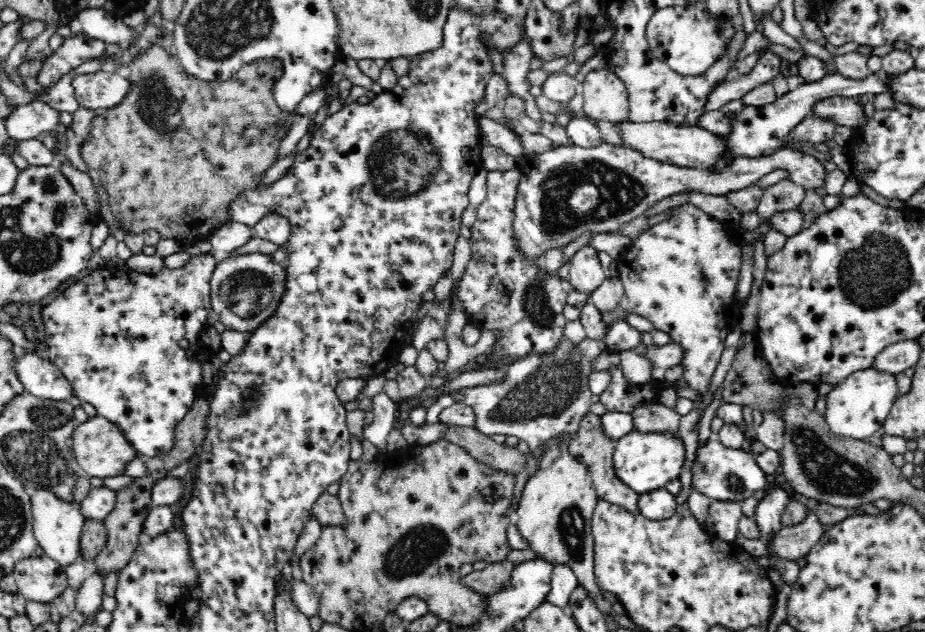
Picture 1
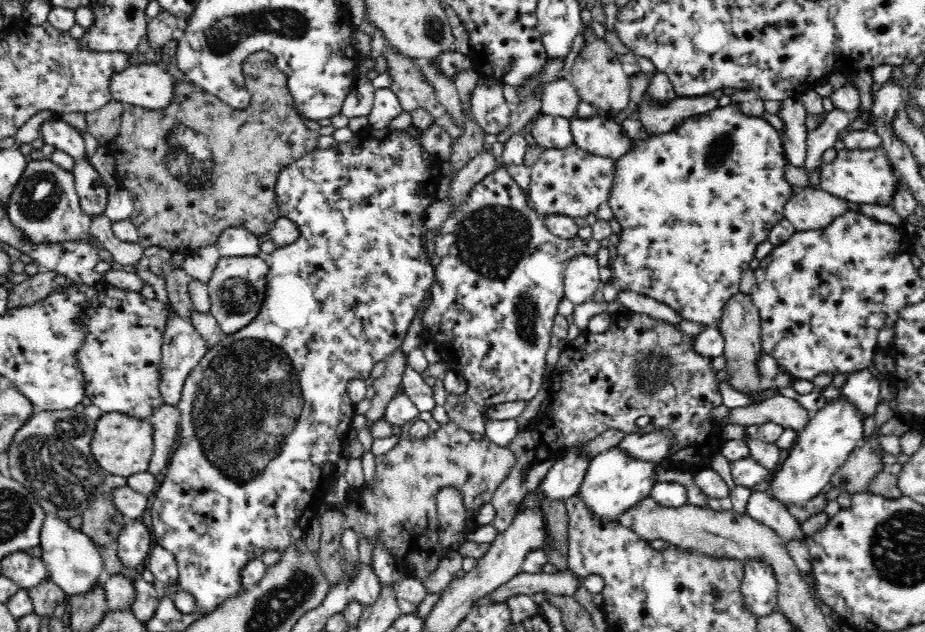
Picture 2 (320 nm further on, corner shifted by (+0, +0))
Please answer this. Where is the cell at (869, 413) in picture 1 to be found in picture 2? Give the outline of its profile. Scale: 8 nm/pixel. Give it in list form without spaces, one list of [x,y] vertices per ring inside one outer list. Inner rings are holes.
[[[842,396],[826,404],[798,432],[798,439],[792,444],[780,469],[768,478],[771,484],[766,491],[786,508],[790,505],[804,506],[831,486],[832,476],[855,453],[862,439],[862,422],[854,405]]]

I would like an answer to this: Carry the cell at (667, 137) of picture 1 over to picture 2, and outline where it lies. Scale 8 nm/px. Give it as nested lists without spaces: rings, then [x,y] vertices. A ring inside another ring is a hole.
[[[574,116],[568,121],[570,121],[572,144],[586,152],[614,159],[624,156],[630,150],[632,138],[626,137],[622,125],[616,123],[611,117]]]

